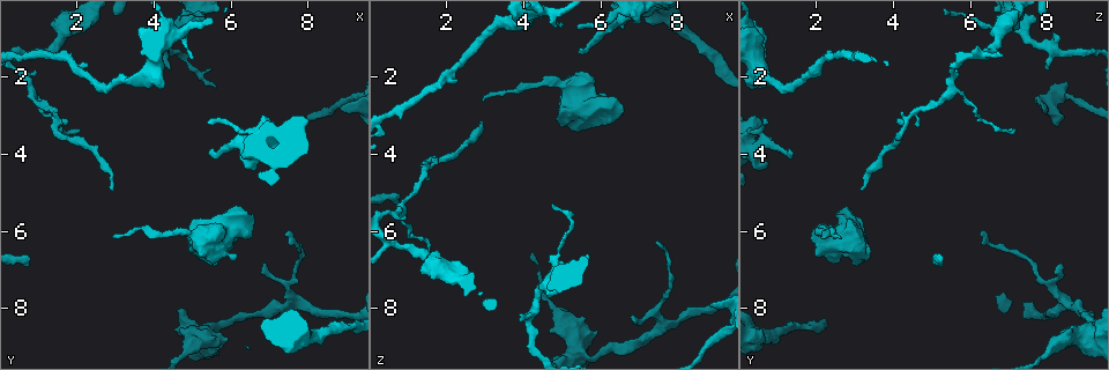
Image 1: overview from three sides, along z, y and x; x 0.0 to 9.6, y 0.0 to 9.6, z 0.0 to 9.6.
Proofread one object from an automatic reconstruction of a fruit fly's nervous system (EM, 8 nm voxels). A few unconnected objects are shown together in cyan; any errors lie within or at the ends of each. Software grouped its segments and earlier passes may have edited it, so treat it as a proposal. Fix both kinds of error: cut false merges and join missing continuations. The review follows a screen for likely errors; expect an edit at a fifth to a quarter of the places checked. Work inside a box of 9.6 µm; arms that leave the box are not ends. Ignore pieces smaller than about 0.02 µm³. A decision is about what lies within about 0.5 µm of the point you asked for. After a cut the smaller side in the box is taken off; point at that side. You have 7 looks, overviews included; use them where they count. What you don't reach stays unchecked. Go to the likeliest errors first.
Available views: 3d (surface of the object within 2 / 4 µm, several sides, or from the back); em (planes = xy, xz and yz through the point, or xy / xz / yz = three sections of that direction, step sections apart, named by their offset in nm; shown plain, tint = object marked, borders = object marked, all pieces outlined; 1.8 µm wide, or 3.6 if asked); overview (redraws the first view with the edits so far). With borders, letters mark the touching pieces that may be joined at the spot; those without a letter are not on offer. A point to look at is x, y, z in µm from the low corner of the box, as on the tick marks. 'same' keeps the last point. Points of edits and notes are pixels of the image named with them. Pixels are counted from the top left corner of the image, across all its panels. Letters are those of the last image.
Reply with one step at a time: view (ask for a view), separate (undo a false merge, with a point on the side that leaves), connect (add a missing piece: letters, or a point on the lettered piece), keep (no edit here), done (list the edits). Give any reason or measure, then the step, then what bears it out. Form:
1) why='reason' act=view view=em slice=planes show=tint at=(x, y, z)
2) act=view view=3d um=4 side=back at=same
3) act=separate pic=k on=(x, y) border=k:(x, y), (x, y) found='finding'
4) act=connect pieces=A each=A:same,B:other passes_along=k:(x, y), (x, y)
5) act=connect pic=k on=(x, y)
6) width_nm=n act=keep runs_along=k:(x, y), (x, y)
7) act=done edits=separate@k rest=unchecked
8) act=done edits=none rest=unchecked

act=view view=3d um=2 at=(8.85, 2.80, 7.95)

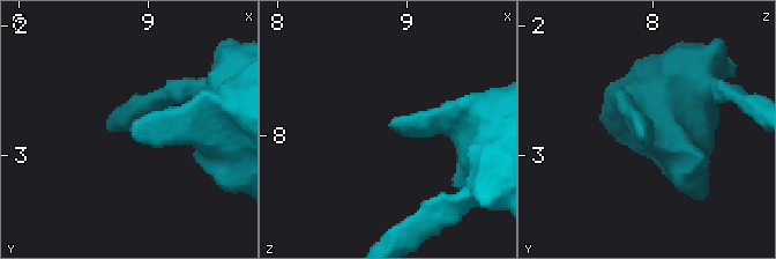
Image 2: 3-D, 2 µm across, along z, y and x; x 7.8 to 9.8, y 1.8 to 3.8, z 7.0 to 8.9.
why='now the EM' act=view view=em slice=xz step=4 show=tint at=(8.86, 2.82, 7.92)

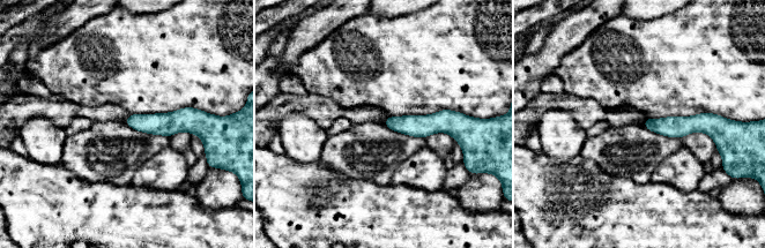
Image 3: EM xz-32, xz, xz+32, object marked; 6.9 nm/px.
act=view view=em slice=planes show=borders at=same

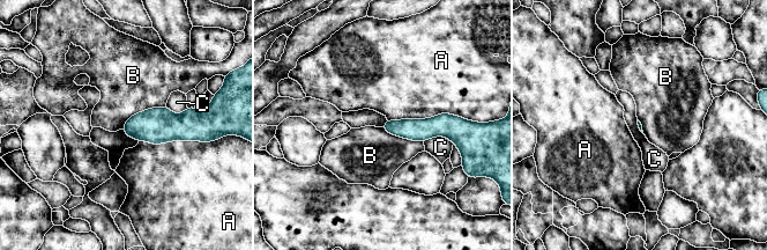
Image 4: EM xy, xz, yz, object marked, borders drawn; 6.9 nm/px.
act=keep each=A:other,B:other,C:other border=4:(165, 105), (132, 115), (123, 129) found='none of them fits'

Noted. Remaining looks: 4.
why='branch stops here' act=view view=em slice=xz step=8 show=tint at=(5.45, 3.85, 1.20)

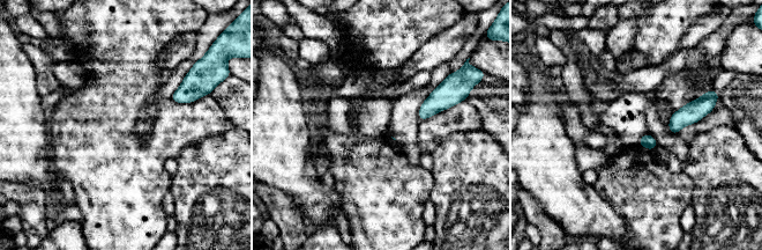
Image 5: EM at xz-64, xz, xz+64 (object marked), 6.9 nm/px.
act=view view=em slice=planes show=borders at=same

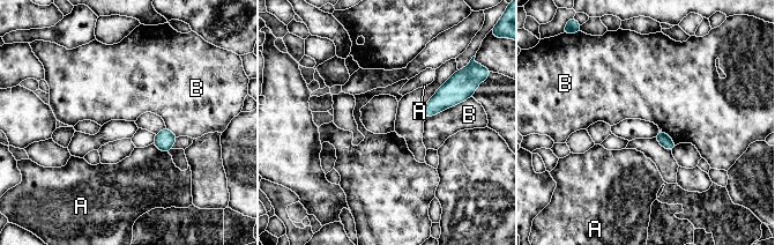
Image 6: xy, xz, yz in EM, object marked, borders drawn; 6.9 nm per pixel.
act=keep each=A:other,B:other border=6:(464, 101), (425, 119) found='no lettered piece goes on from it'

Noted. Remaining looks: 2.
why='an open end' act=view view=em um=3.6 slice=yz step=8 show=borders at=(2.95, 5.00, 3.15)

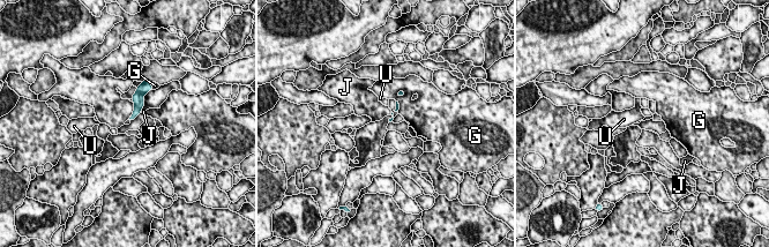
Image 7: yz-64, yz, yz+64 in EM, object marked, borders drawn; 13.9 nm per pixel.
act=keep each=G:other,J:other,U:other found='no lettered piece goes on from it'

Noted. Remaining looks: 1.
act=done edits=none rest=unchecked

